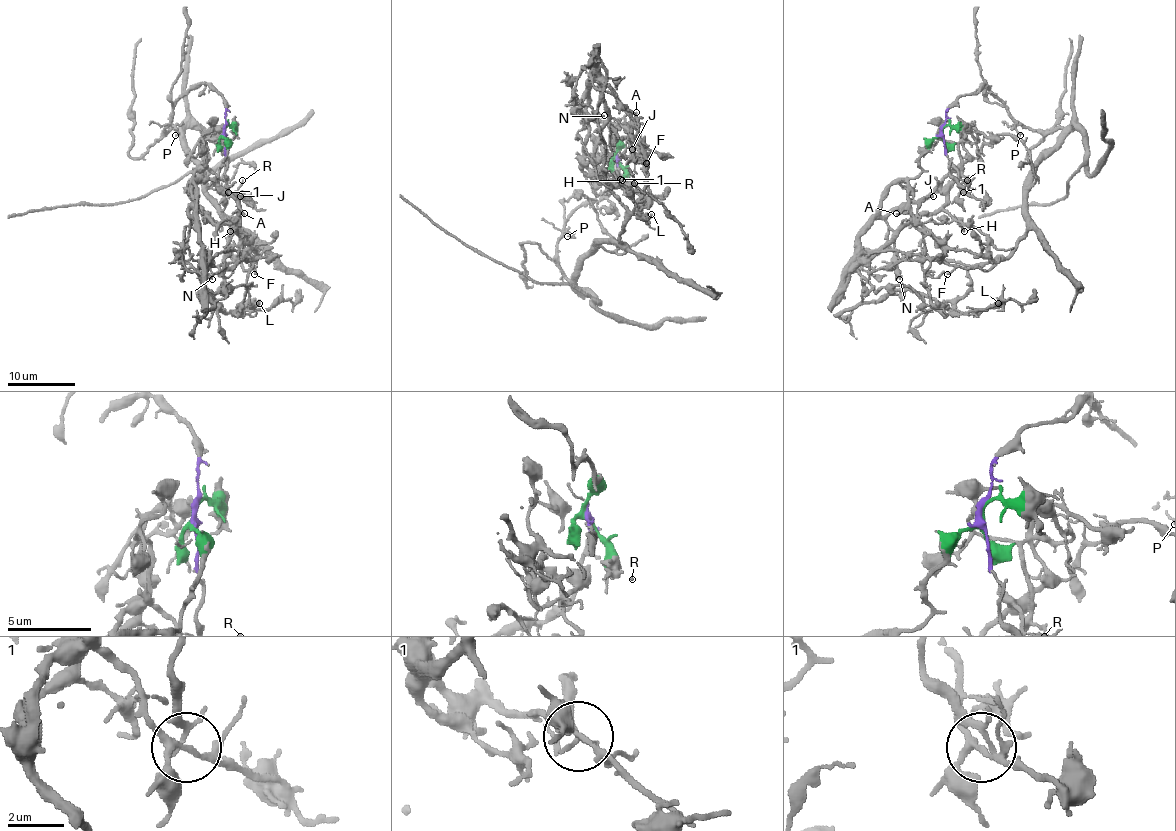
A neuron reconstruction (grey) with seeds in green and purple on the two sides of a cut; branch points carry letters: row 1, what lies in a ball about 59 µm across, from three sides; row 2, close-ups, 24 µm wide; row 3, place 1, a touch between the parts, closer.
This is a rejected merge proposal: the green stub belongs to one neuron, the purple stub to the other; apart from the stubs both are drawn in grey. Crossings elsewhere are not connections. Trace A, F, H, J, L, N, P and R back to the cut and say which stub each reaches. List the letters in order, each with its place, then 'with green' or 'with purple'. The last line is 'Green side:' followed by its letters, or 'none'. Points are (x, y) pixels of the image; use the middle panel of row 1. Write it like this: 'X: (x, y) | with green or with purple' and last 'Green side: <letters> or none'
A: (636, 112) | with green
F: (646, 163) | with purple
H: (622, 180) | with green
J: (632, 149) | with green
L: (651, 214) | with green
N: (604, 115) | with green
P: (567, 236) | with purple
R: (634, 183) | with green
Green side: A, H, J, L, N, R

